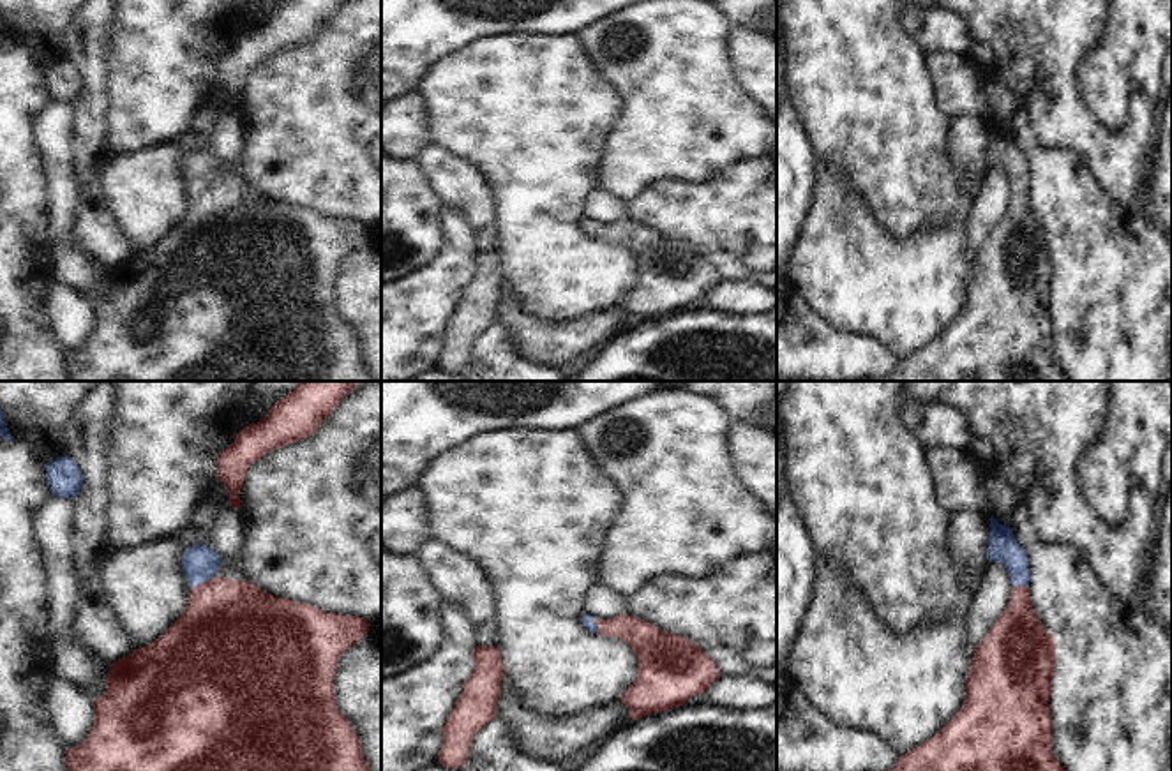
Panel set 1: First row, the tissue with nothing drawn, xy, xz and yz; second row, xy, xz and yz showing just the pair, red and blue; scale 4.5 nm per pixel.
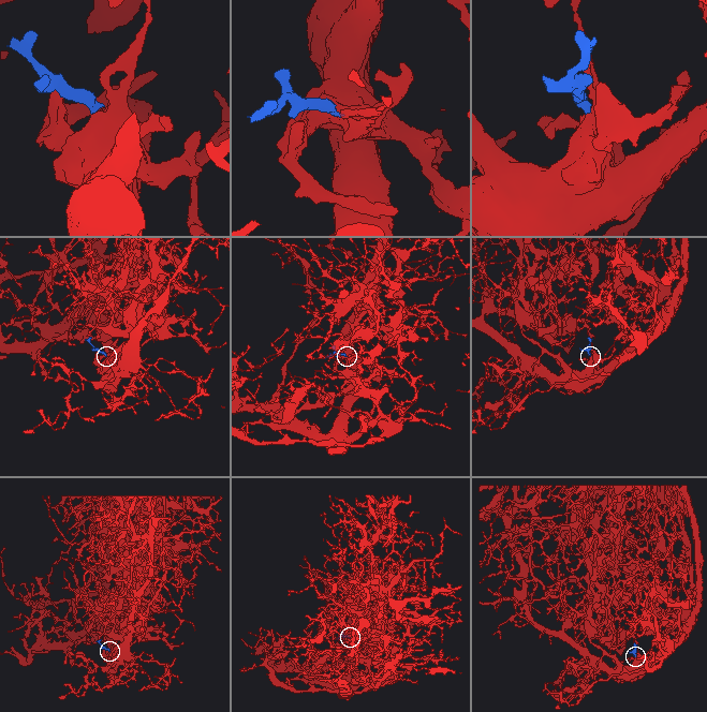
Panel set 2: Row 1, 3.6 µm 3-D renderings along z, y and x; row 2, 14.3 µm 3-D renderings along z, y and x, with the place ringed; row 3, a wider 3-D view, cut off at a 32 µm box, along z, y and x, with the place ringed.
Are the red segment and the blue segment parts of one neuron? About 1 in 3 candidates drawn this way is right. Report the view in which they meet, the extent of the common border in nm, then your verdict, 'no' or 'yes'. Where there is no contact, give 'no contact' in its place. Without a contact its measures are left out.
xy | 120 nm | yes

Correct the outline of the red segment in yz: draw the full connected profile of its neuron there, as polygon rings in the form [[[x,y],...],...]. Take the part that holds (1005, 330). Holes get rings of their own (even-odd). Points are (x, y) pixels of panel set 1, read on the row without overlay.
[[[994,122],[990,124],[990,139],[988,139],[988,152],[987,152],[987,164],[999,166],[1004,169],[1010,185],[1013,189],[1013,198],[1010,201],[1010,208],[992,229],[985,243],[976,251],[973,259],[971,273],[965,282],[965,305],[958,318],[930,344],[921,348],[920,351],[909,355],[907,358],[900,360],[897,369],[881,378],[881,379],[860,379],[860,381],[1068,381],[1061,367],[1052,358],[1052,314],[1048,303],[1052,300],[1052,282],[1056,279],[1056,243],[1043,233],[1036,215],[1031,208],[1031,196],[1029,196],[1029,166],[1024,153],[1017,148],[1013,134],[999,129]]]

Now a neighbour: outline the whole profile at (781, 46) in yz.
[[[777,32],[777,108],[787,101],[787,86],[785,86],[785,42],[784,32]]]

